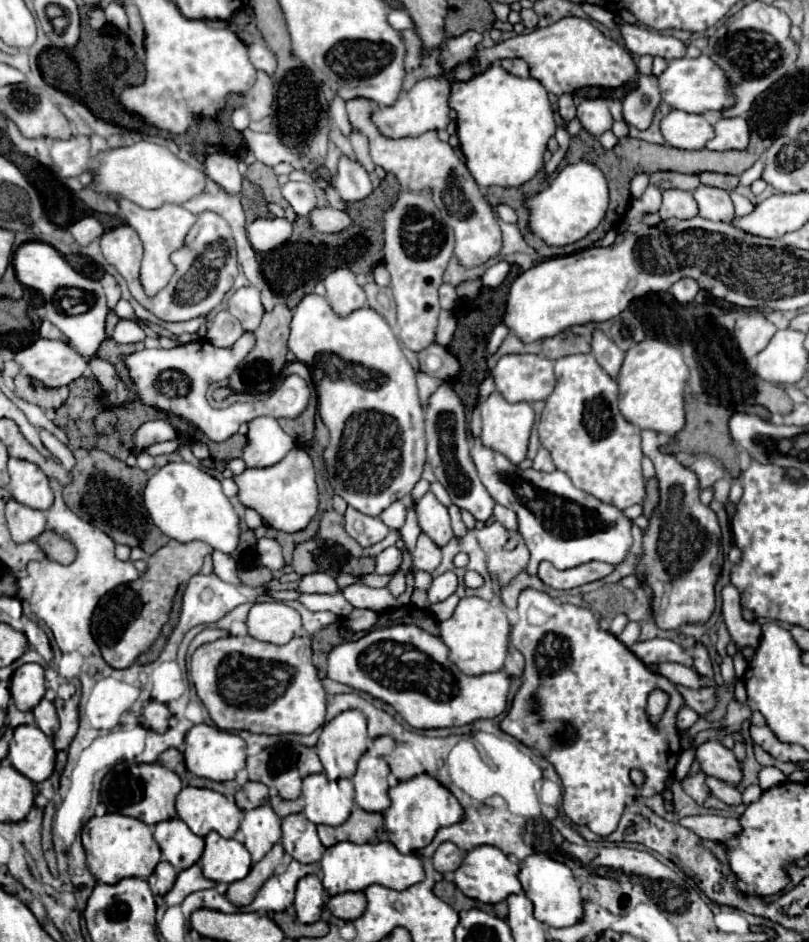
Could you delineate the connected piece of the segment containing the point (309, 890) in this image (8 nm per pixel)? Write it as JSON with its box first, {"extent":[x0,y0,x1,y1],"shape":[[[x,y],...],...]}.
{"extent":[296,875,324,923],"shape":[[[306,875],[296,887],[296,915],[300,923],[316,923],[324,907],[324,887],[318,875]]]}

